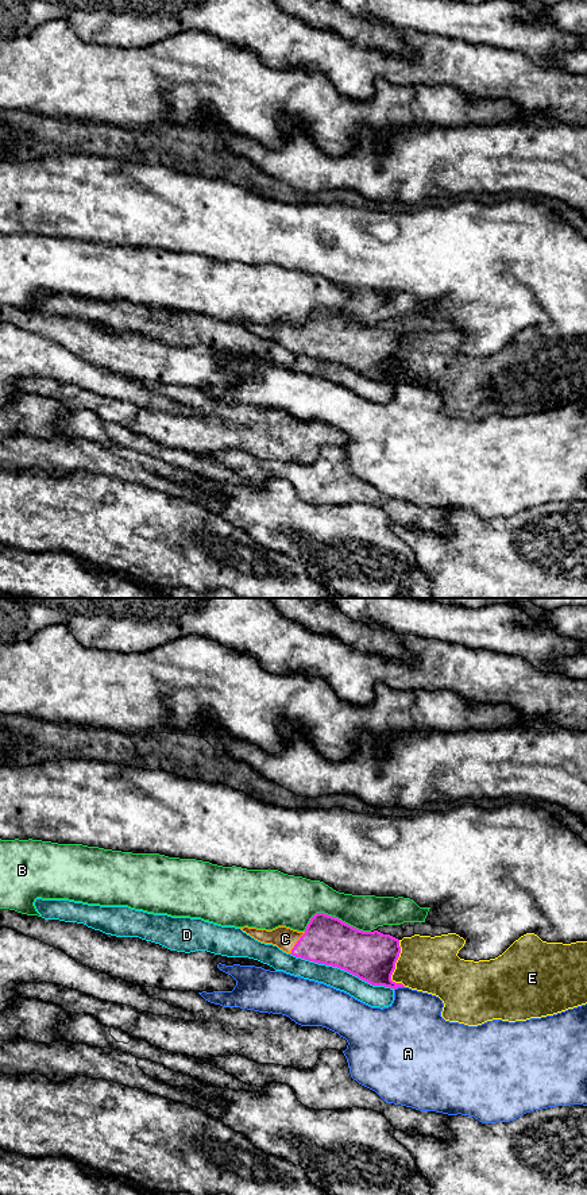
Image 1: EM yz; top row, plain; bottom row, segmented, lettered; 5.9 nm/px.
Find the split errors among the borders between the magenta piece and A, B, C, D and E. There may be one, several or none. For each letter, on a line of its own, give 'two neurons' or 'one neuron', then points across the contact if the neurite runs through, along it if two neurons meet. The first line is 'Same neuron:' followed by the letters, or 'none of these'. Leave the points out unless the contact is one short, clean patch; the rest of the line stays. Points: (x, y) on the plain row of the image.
Same neuron: C
A: two neurons
B: two neurons
C: one neuron; runs through yz (327, 335), (321, 338), (297, 338), (285, 334)
D: two neurons
E: two neurons

